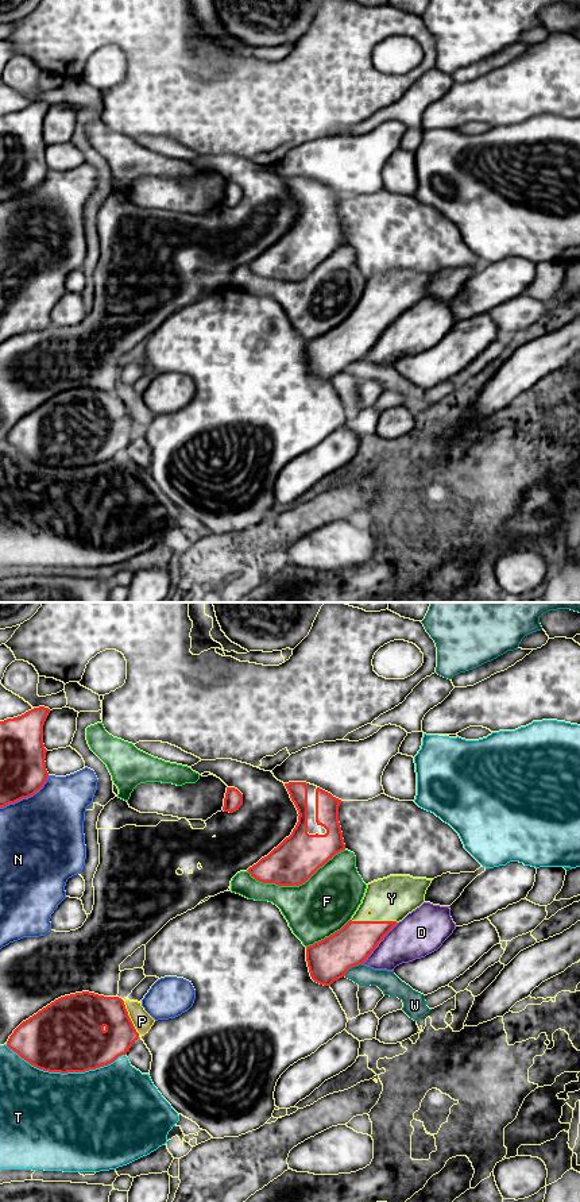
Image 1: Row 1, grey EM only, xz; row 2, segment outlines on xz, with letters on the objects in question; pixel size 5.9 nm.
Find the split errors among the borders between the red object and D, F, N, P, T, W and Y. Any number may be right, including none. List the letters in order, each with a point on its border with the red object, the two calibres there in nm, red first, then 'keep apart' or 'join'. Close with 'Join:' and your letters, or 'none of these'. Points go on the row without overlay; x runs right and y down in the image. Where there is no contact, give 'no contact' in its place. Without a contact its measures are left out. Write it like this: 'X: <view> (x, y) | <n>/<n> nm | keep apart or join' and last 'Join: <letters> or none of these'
D: xz (379, 336) | 240/260 nm | keep apart
F: xz (296, 280) | 280/360 nm | keep apart
N: xz (26, 192) | 280/500 nm | keep apart
P: xz (130, 413) | 240/120 nm | keep apart
T: xz (65, 467) | 440/500 nm | keep apart
W: xz (352, 361) | 260/120 nm | keep apart
Y: xz (374, 316) | 240/260 nm | join
Join: Y

